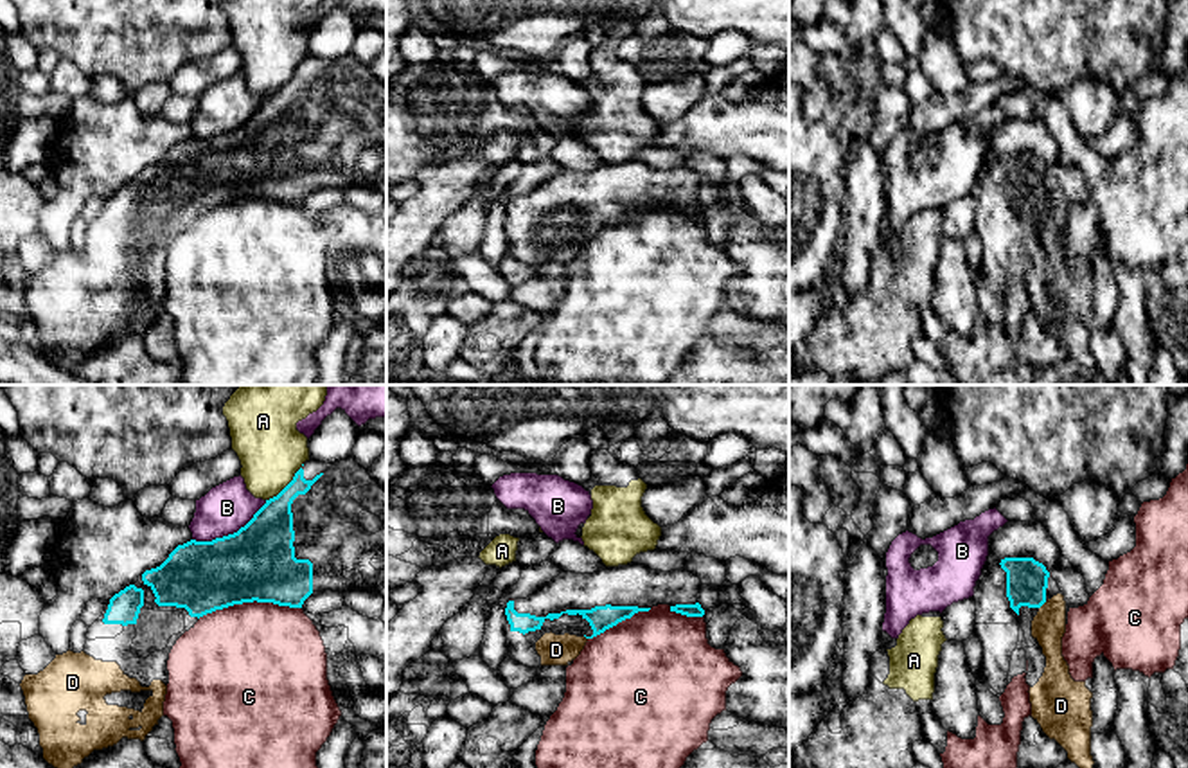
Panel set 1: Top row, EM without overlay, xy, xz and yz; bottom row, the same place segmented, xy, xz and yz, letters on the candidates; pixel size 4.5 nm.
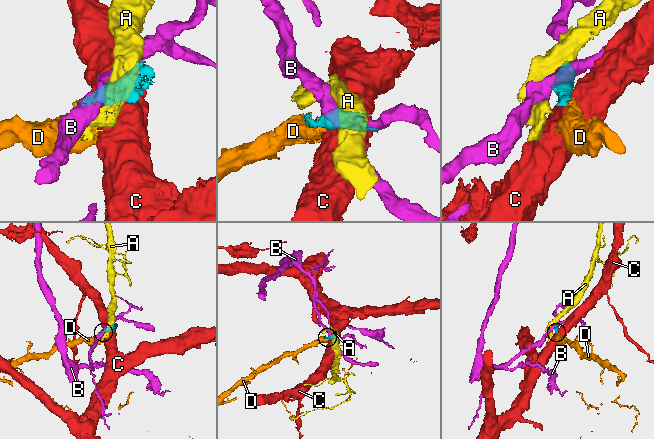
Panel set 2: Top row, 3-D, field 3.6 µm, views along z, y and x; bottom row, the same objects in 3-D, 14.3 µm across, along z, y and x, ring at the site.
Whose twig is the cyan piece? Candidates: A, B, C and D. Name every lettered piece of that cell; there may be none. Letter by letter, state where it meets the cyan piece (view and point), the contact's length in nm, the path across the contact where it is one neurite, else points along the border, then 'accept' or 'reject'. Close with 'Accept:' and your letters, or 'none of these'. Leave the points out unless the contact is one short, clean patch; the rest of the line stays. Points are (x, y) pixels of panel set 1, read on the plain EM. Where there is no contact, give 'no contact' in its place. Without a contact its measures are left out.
A: meets cyan in xy at (288, 81); contact 240 nm long; reject
B: meets cyan in xy at (230, 132); contact 380 nm long; reject
C: meets cyan in xy at (248, 198); contact 460 nm long; reject
D: meets cyan in yz at (1043, 200); contact 50 nm long; accept
Accept: D

